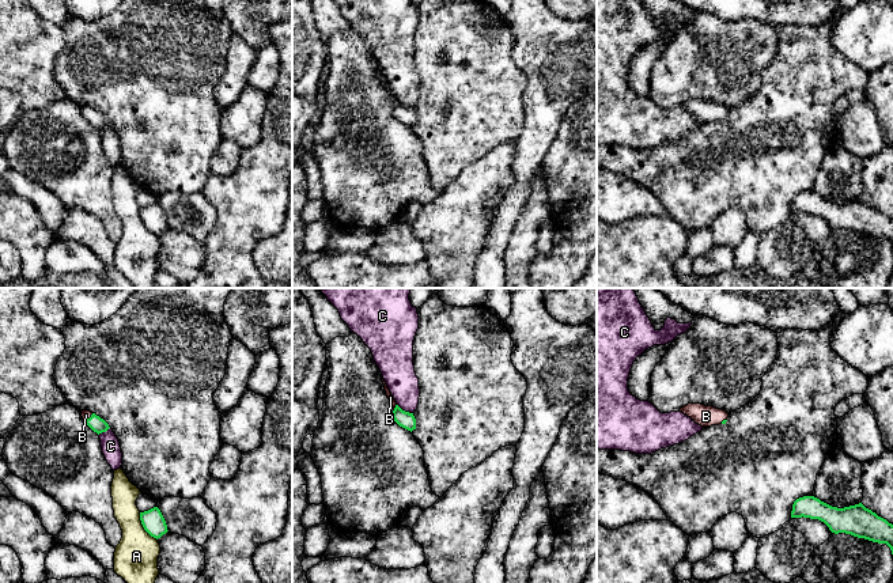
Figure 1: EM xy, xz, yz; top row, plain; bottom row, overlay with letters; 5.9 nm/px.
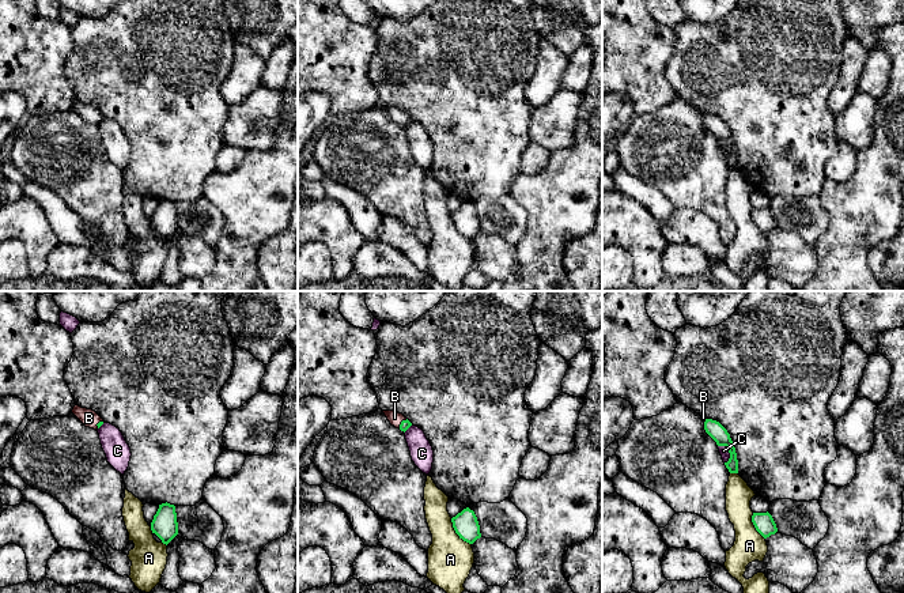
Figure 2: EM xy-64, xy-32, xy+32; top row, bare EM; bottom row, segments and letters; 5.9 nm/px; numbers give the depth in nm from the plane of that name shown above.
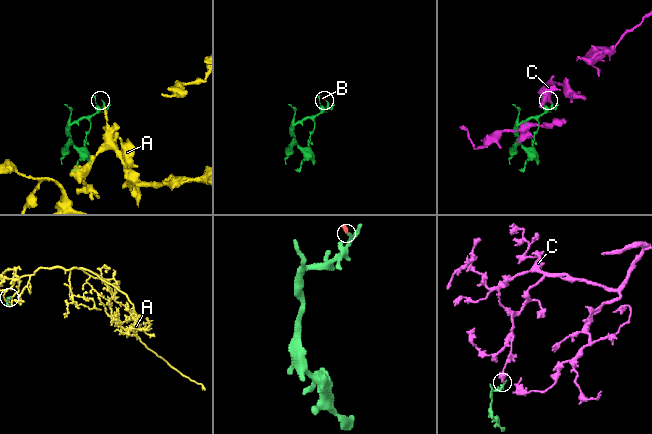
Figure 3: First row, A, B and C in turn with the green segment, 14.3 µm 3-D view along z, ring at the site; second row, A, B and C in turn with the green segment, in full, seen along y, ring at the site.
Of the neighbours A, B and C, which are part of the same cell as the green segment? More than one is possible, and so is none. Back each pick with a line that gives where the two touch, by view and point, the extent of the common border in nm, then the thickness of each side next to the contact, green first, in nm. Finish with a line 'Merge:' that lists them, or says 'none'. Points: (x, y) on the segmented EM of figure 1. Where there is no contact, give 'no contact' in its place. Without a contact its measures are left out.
B: xz (396, 407) | 30 nm | 100/40 nm
Merge: B

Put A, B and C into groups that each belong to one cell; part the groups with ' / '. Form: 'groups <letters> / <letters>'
groups A / B / C

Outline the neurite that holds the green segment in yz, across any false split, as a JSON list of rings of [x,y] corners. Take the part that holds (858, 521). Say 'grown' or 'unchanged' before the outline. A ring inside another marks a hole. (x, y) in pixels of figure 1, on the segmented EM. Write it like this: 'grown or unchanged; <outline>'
unchanged; [[[814,496],[794,501],[791,518],[810,518],[824,522],[835,534],[845,533],[878,544],[886,544],[893,554],[893,525],[862,503],[837,508]]]

